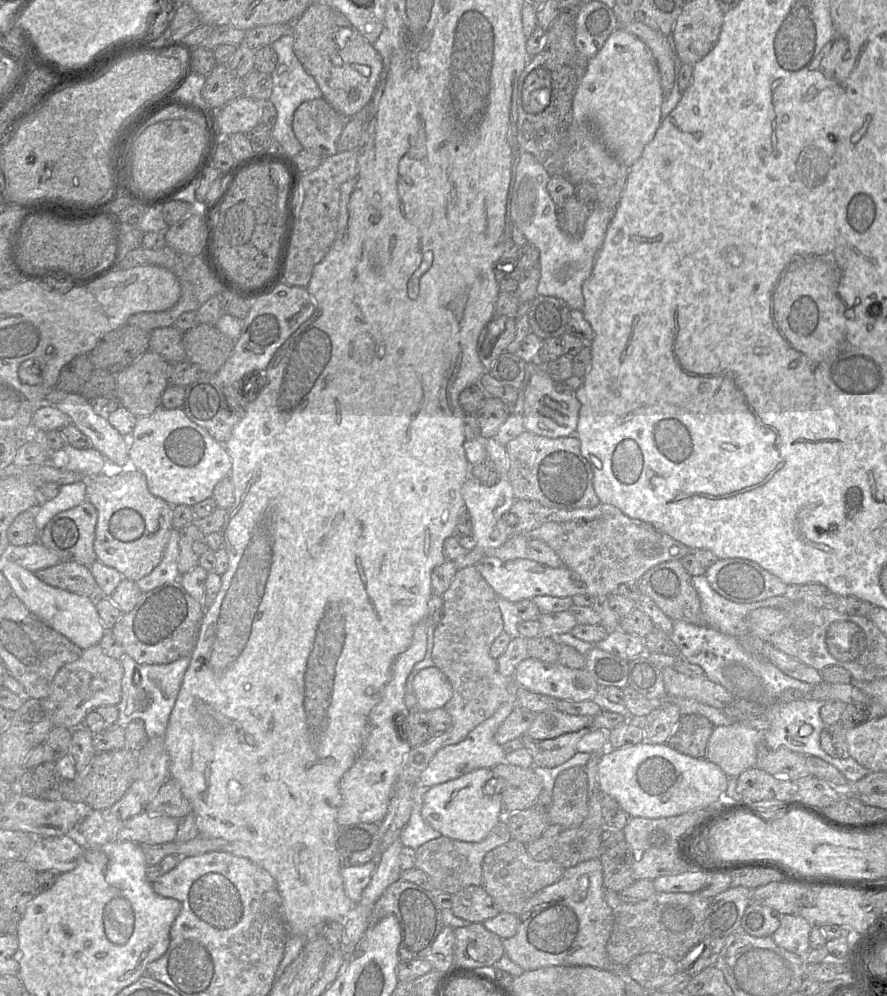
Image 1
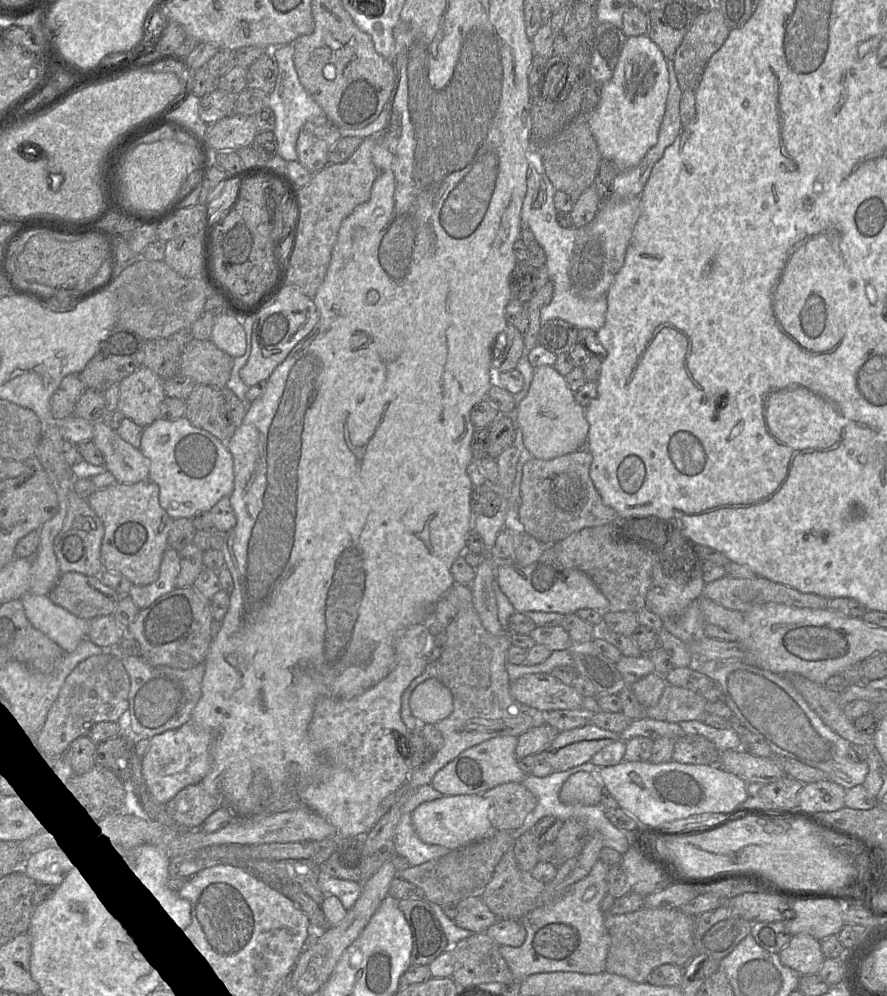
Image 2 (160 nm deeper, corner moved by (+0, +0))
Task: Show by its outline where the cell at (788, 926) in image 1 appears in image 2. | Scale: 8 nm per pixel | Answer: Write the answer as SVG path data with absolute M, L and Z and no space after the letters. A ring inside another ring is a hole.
M796 934L779 953L781 962L800 975L818 974L825 961L820 941L808 934Z

